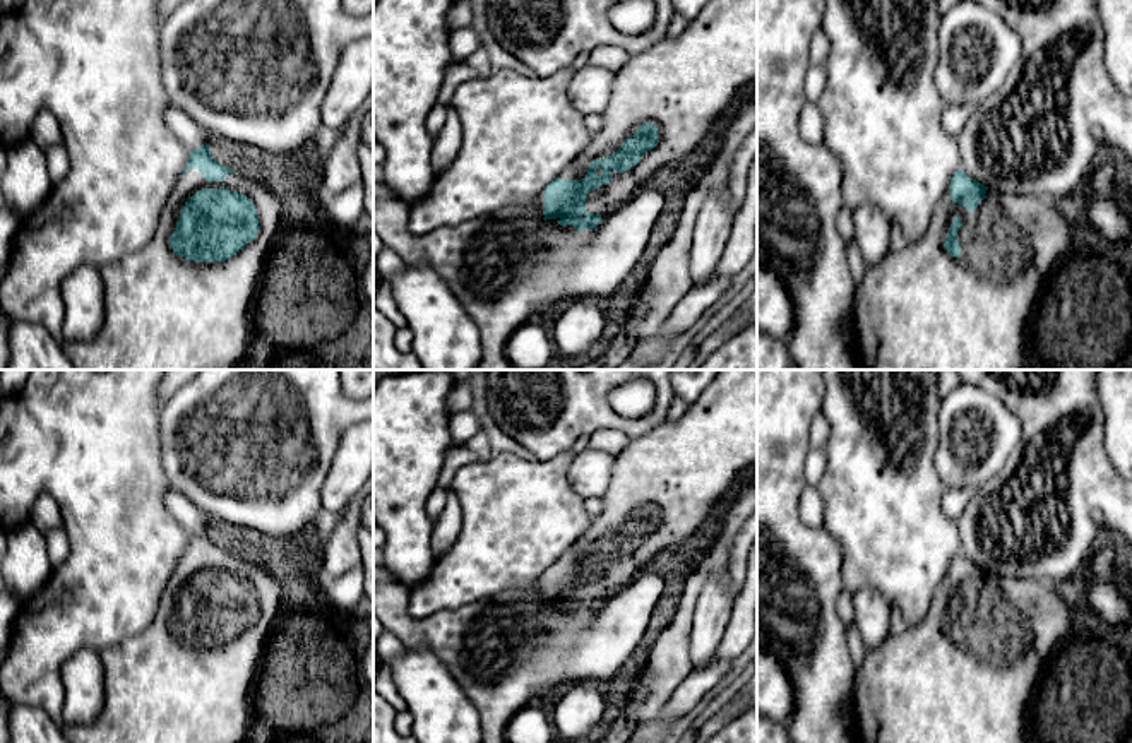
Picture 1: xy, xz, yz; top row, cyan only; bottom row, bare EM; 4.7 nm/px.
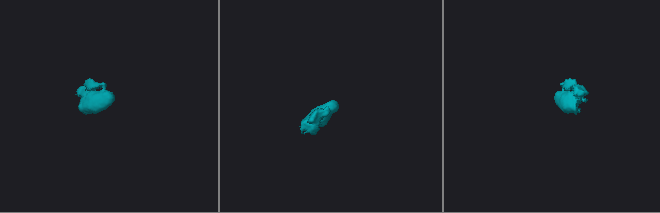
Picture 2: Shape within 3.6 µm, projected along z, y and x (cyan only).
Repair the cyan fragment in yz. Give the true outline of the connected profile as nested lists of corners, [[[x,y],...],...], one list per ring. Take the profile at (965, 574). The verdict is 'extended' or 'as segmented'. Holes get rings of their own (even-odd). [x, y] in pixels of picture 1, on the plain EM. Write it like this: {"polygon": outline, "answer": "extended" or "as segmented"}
{"polygon": [[[956,555],[925,618],[865,652],[849,704],[855,743],[1034,743],[1029,728],[1034,690],[1050,656],[1072,630],[1070,608],[1055,584],[1028,575],[998,577]]], "answer": "extended"}

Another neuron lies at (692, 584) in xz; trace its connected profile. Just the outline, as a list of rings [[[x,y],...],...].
[[[702,563],[692,567],[683,577],[683,594],[670,627],[659,633],[649,652],[644,669],[647,676],[647,697],[639,709],[639,724],[652,719],[670,700],[675,688],[694,675],[690,659],[690,633],[694,609],[706,584],[707,572]]]

